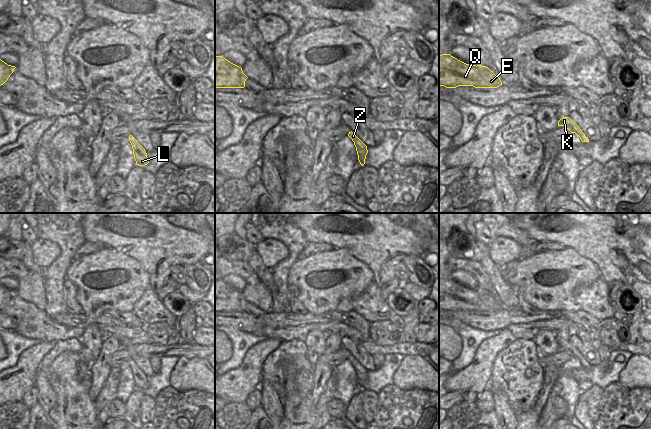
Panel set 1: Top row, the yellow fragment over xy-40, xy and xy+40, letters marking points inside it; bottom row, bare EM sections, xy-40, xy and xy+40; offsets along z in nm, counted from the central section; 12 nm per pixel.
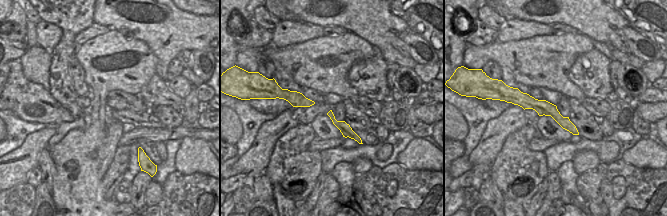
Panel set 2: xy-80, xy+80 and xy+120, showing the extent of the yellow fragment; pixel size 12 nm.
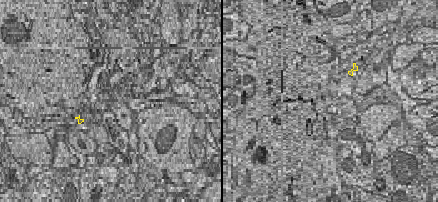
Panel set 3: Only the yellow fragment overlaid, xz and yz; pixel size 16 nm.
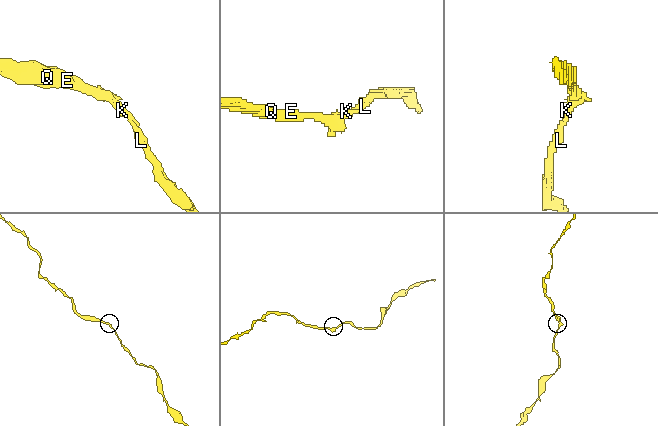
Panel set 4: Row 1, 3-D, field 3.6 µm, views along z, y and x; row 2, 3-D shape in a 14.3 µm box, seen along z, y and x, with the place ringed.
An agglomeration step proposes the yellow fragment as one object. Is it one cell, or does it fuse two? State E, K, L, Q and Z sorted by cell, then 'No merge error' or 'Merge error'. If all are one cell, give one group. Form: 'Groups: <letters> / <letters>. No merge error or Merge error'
Groups: E K L Q Z. No merge error

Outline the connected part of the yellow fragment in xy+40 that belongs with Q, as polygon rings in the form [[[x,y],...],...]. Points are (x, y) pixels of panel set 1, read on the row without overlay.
[[[450,278],[439,280],[439,310],[497,312],[500,309],[500,302],[486,290],[466,288]]]

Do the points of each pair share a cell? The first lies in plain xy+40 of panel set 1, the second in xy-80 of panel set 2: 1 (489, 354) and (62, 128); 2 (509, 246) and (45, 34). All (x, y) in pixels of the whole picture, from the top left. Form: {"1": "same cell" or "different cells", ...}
{"1": "different cells", "2": "same cell"}

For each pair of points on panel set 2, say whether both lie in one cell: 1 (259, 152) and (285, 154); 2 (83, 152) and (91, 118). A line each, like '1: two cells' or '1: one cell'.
1: two cells
2: two cells

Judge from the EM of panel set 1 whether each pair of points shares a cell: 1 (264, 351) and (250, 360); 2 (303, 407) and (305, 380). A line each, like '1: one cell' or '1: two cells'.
1: one cell
2: one cell

